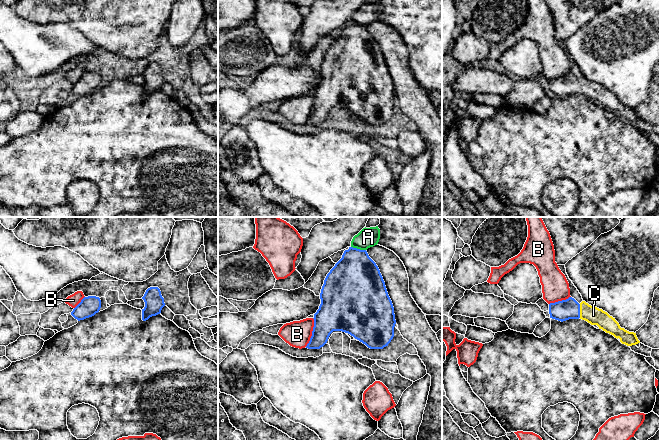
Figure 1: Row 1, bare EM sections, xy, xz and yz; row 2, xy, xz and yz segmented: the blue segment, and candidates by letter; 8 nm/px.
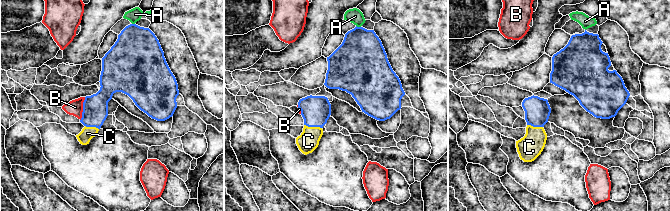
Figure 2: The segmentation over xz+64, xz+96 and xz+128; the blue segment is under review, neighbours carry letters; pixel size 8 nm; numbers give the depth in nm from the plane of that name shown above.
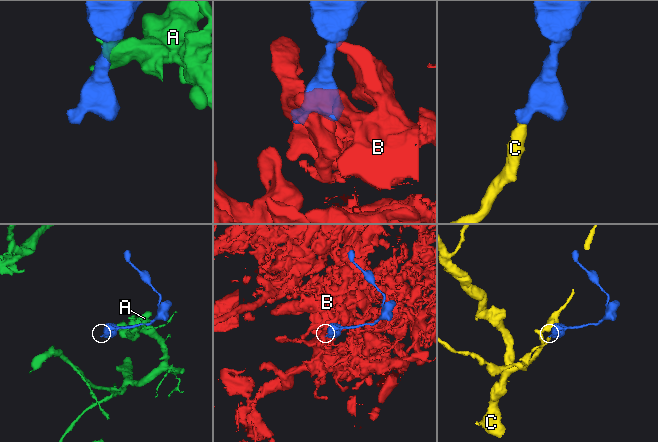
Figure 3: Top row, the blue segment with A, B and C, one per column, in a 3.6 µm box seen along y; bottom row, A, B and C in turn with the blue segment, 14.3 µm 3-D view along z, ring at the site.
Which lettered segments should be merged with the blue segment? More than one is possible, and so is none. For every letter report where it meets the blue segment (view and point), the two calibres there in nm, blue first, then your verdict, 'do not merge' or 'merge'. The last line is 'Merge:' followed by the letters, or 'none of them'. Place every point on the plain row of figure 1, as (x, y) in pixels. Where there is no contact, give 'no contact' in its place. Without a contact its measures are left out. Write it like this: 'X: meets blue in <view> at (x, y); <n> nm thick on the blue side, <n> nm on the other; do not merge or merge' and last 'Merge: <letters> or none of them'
A: meets blue in xz at (358, 25); 420 nm thick on the blue side, 160 nm on the other; do not merge
B: meets blue in xz at (312, 108); 300 nm thick on the blue side, 220 nm on the other; do not merge
C: meets blue in yz at (579, 87); 160 nm thick on the blue side, 140 nm on the other; merge
Merge: C

